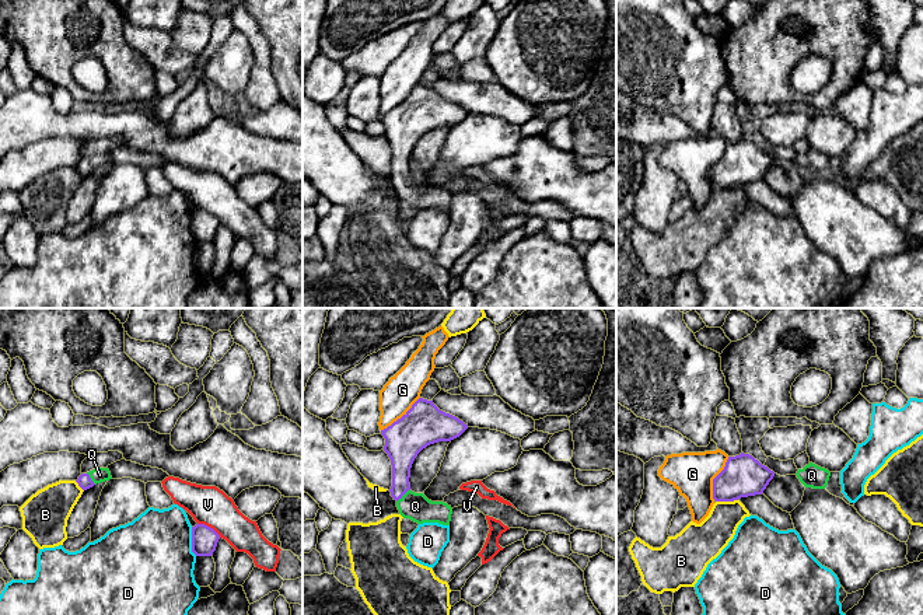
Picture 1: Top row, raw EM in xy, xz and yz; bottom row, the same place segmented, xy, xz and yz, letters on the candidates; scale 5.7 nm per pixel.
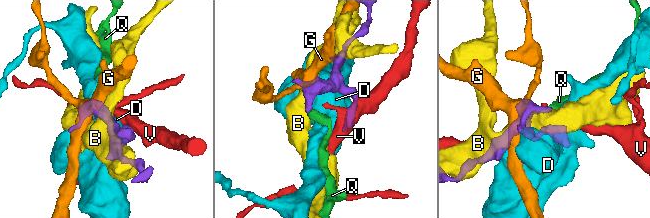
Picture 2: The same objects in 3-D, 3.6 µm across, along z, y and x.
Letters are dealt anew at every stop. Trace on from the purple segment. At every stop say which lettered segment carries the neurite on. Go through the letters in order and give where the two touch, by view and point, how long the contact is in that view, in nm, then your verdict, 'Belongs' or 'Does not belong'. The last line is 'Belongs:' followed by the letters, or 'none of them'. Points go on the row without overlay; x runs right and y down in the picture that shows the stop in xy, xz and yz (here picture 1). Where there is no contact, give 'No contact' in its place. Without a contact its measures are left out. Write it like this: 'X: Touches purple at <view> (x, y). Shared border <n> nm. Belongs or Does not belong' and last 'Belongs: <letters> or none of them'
B: Touches purple at yz (726, 187). Shared border 130 nm. Does not belong
D: Touches purple at xy (192, 227). Shared border 170 nm. Does not belong
G: Touches purple at yz (715, 164). Shared border 260 nm. Does not belong
Q: Touches purple at xz (402, 181). Shared border 110 nm. Belongs
V: Touches purple at xy (209, 213). Shared border 160 nm. Does not belong
Belongs: Q

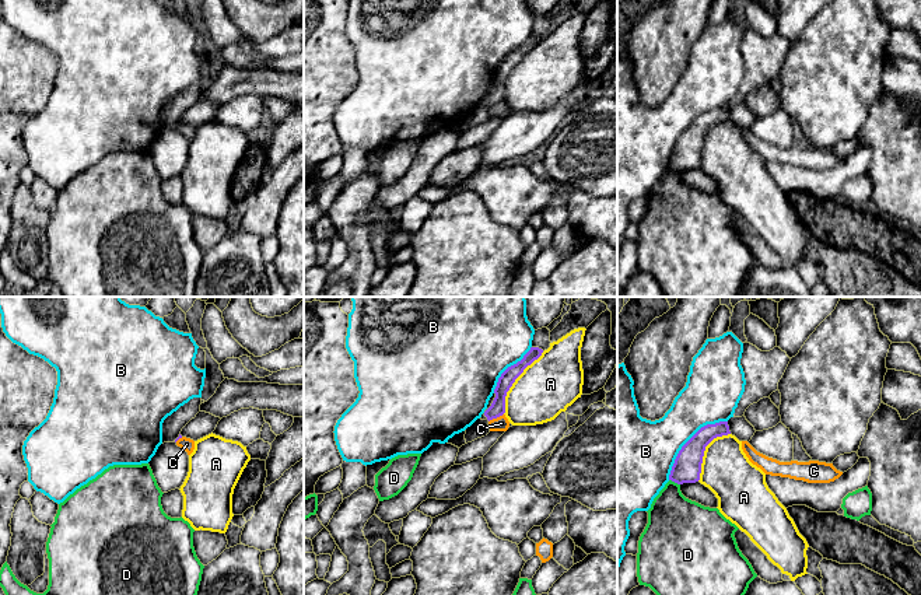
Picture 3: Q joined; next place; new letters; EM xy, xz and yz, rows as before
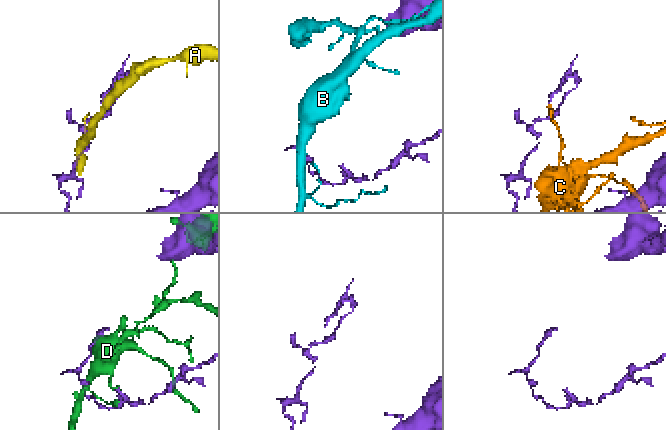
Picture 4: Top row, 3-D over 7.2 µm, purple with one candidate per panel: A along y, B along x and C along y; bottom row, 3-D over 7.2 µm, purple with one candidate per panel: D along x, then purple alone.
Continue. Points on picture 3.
A: Touches purple at xz (514, 67). Shared border 420 nm. Does not belong
B: Touches purple at yz (687, 128). Shared border 480 nm. Does not belong
C: Touches purple at xz (496, 104). Shared border 100 nm. Does not belong
D: Touches purple at yz (675, 168). Shared border 70 nm. Does not belong
Belongs: none of them

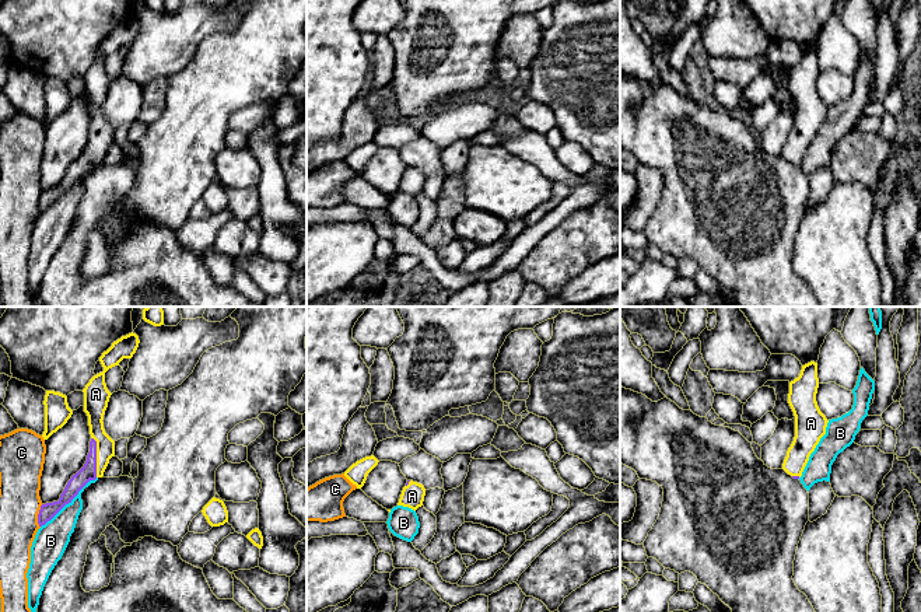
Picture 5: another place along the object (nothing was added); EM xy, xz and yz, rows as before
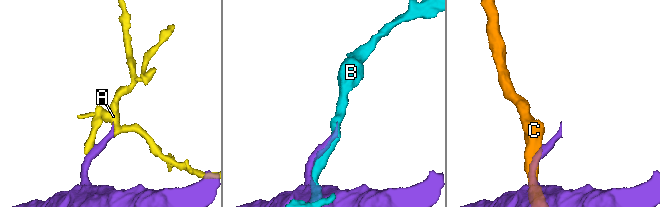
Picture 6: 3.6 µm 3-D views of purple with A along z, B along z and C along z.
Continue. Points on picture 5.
A: Touches purple at xy (95, 143). Shared border 240 nm. Belongs
B: Touches purple at xy (69, 188). Shared border 440 nm. Does not belong
C: Touches purple at xy (38, 202). Shared border 140 nm. Does not belong
Belongs: A

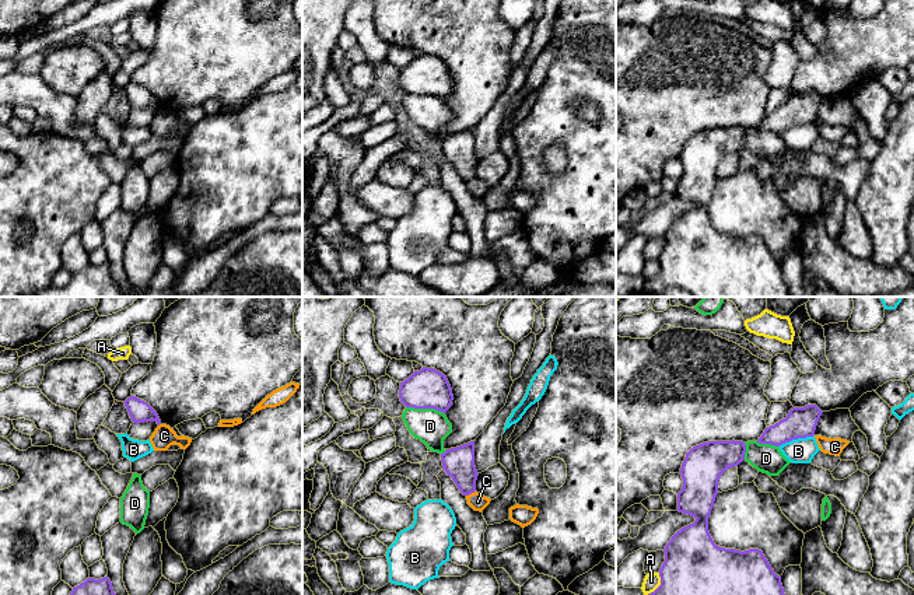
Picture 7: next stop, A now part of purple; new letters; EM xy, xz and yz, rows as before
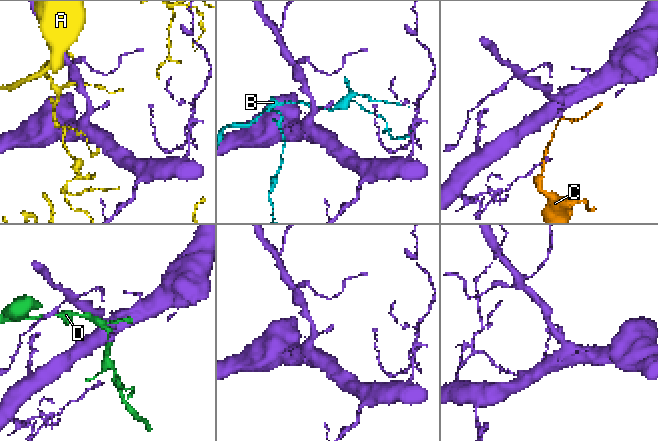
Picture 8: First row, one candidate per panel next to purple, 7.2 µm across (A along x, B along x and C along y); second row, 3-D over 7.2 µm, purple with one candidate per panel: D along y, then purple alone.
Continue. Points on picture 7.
A: Touches purple at yz (659, 272). Shared border 160 nm. Does not belong
B: Touches purple at yz (795, 125). Shared border 220 nm. Does not belong
C: Touches purple at xz (470, 179). Shared border 70 nm. Does not belong
D: Touches purple at xz (426, 94). Shared border 220 nm. Does not belong
Belongs: none of them

